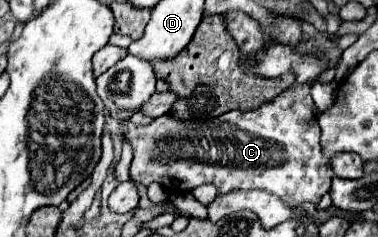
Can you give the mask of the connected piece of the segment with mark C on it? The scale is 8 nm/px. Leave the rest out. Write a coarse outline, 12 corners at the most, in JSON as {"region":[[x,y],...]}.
{"region":[[309,85],[205,121],[127,121],[131,179],[315,205],[333,171]]}

